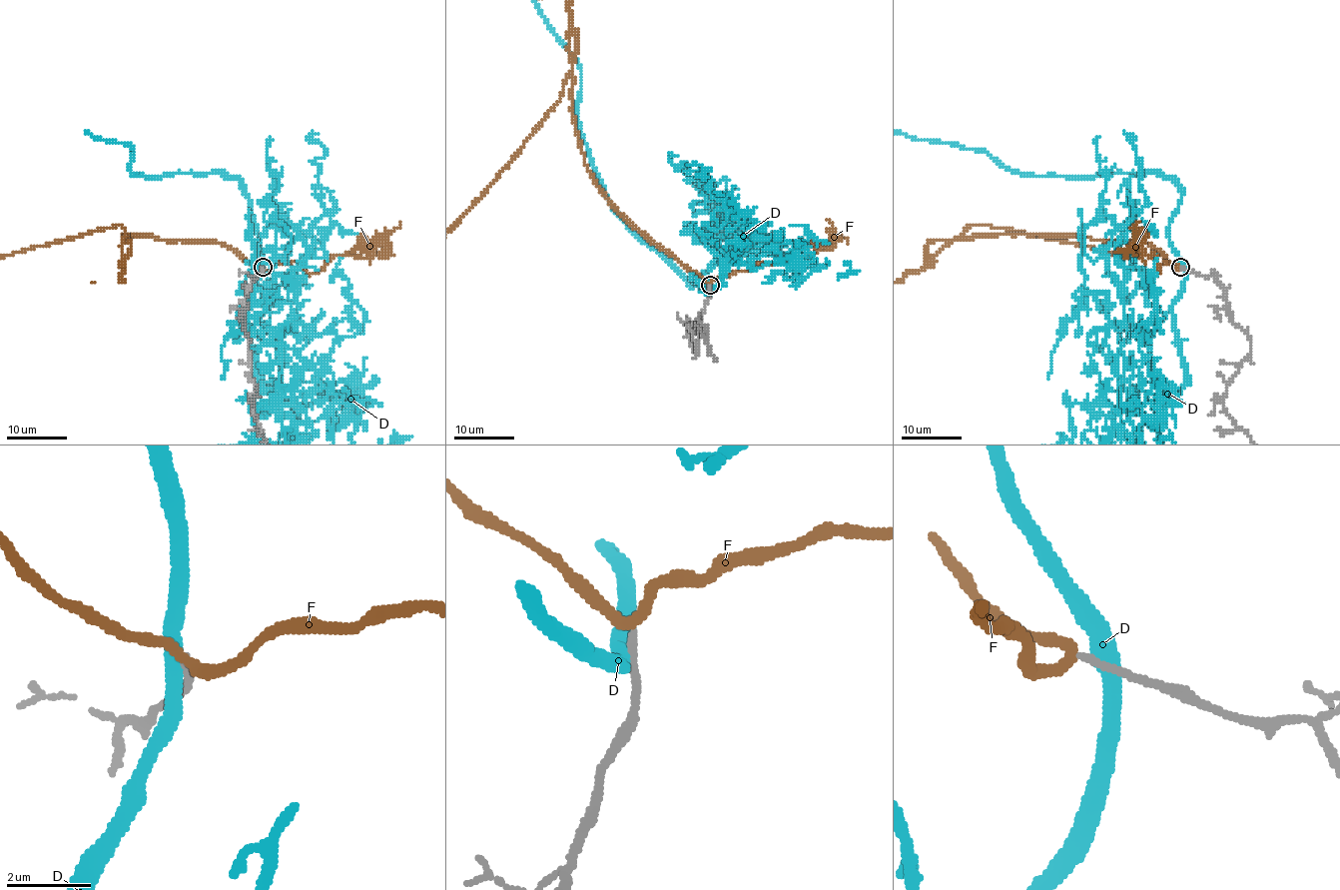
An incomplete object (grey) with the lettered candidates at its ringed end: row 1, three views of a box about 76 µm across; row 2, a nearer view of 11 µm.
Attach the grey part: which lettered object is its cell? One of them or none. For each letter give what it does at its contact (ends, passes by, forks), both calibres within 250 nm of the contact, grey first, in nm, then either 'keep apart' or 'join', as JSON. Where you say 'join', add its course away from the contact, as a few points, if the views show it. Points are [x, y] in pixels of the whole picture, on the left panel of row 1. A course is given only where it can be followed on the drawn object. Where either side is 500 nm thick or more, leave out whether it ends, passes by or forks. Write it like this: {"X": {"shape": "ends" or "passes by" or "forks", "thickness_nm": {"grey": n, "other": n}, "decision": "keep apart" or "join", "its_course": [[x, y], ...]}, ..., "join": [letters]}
{"D": {"shape": "passes by", "thickness_nm": {"grey": 200, "other": 400}, "decision": "keep apart"}, "F": {"shape": "passes by", "thickness_nm": {"grey": 170, "other": 240}, "decision": "keep apart"}, "join": []}

